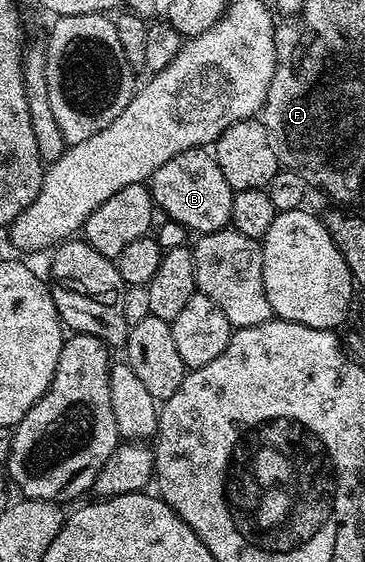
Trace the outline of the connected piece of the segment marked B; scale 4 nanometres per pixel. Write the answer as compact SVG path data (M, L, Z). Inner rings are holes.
M200 148L188 149L175 155L163 167L155 170L151 178L151 196L156 208L161 209L173 221L197 229L198 234L213 233L230 224L231 203L234 189L223 179L223 171L217 166L216 156L209 157Z

